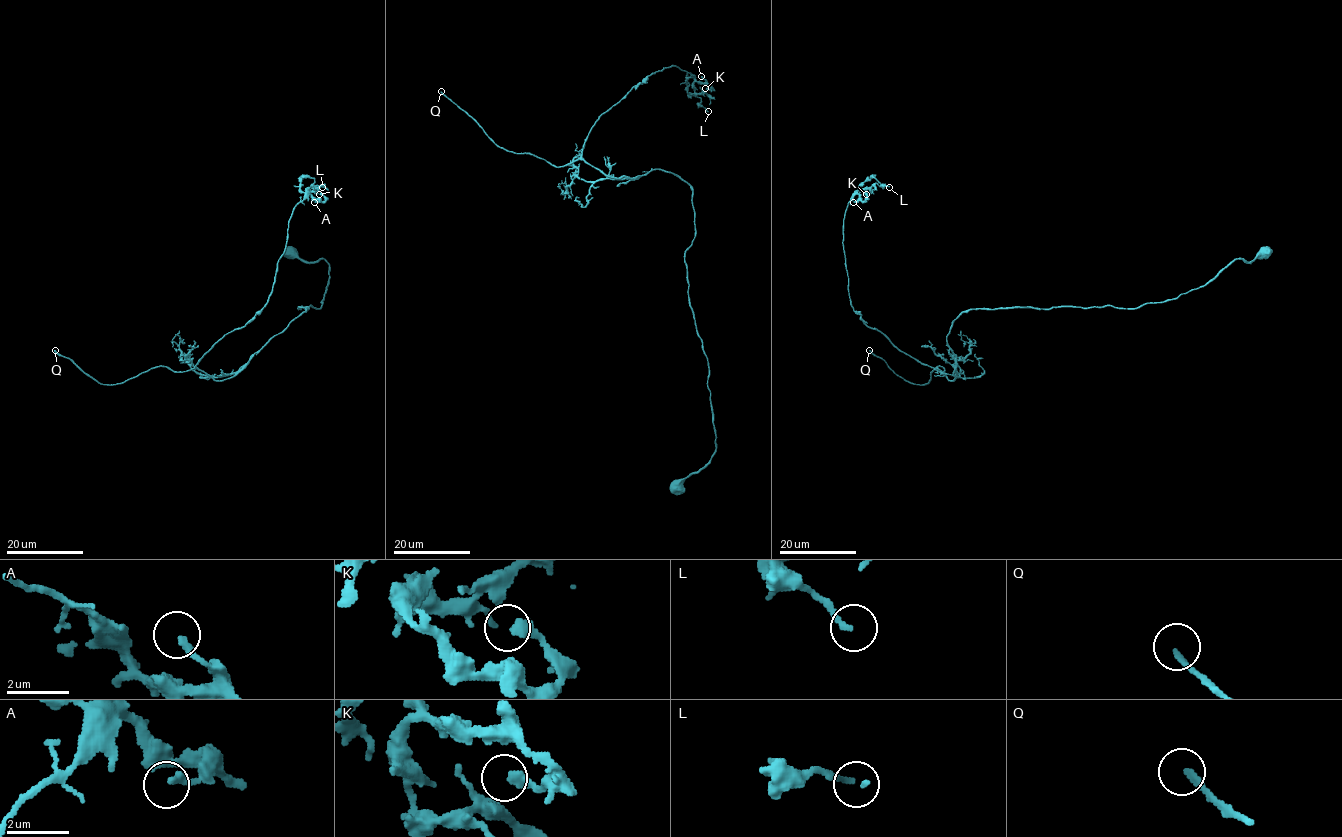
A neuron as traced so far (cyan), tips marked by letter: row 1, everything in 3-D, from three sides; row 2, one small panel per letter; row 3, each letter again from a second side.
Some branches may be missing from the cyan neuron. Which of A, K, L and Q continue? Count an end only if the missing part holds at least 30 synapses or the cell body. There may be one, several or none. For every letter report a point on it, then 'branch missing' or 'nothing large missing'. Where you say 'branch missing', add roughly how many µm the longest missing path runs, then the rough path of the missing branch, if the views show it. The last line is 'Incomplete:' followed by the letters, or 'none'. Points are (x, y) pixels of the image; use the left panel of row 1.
A: (314, 202) | nothing large missing
K: (319, 194) | nothing large missing
L: (322, 187) | nothing large missing
Q: (55, 350) | branch missing | 50 µm
Incomplete: Q

